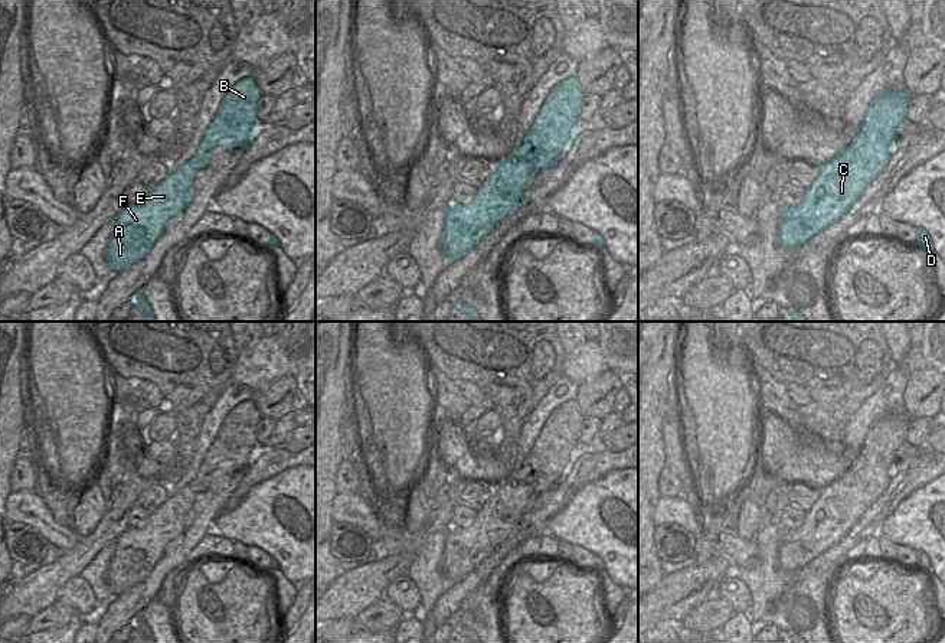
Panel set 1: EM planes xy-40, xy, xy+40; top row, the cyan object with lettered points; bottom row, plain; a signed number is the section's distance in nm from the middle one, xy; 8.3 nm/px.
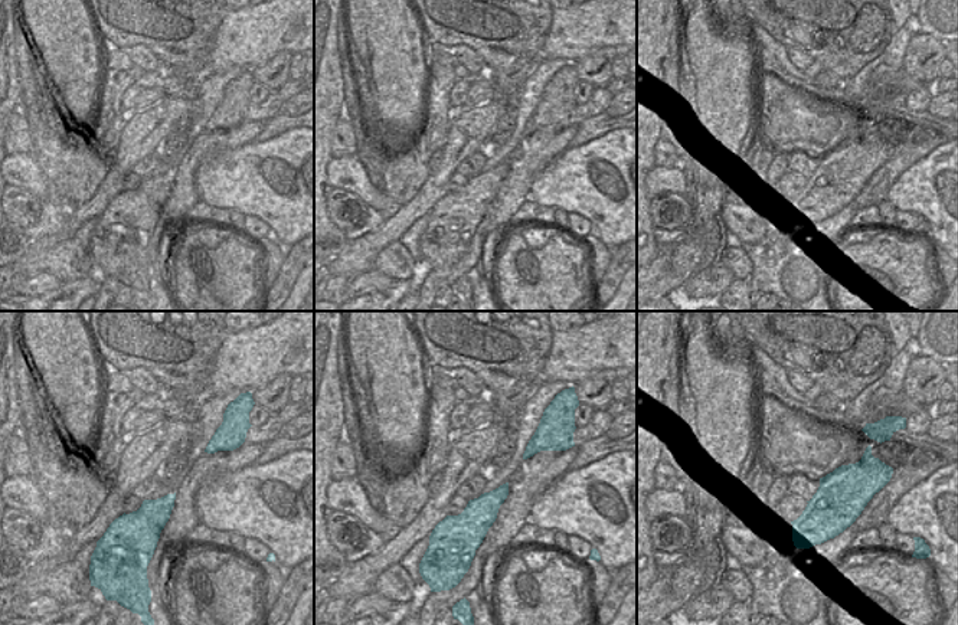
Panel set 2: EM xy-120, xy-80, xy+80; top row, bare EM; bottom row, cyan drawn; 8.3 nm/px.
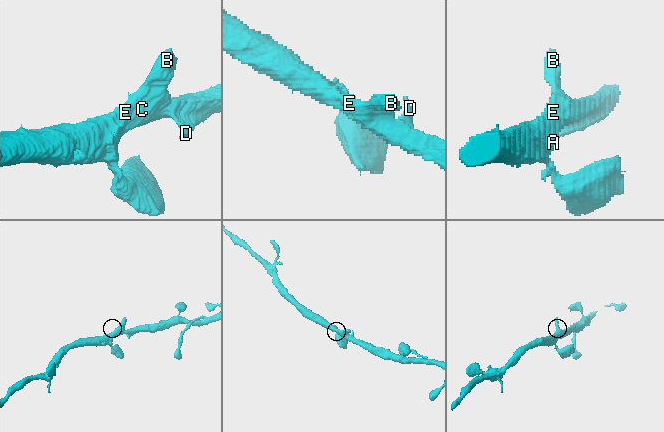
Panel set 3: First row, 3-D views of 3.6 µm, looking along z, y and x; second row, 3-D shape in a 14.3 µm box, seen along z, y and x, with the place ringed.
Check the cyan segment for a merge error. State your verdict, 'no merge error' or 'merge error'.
no merge error

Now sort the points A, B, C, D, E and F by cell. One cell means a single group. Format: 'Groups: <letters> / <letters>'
Groups: A B C D E F.

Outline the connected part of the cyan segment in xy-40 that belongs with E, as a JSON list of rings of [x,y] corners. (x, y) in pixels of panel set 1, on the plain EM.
[[[254,399],[242,401],[236,405],[223,420],[194,480],[179,492],[174,492],[170,484],[170,496],[157,509],[150,512],[147,525],[144,528],[128,528],[117,538],[115,552],[107,569],[107,585],[112,591],[112,595],[121,595],[148,577],[167,545],[179,538],[190,525],[190,510],[194,497],[209,486],[215,470],[243,470],[251,466],[258,453],[256,425],[261,418],[262,415],[258,412]]]

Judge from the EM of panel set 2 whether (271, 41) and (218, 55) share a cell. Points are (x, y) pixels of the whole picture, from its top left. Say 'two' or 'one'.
one

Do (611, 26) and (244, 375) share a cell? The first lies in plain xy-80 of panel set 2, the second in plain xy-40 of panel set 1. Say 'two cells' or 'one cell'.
one cell

